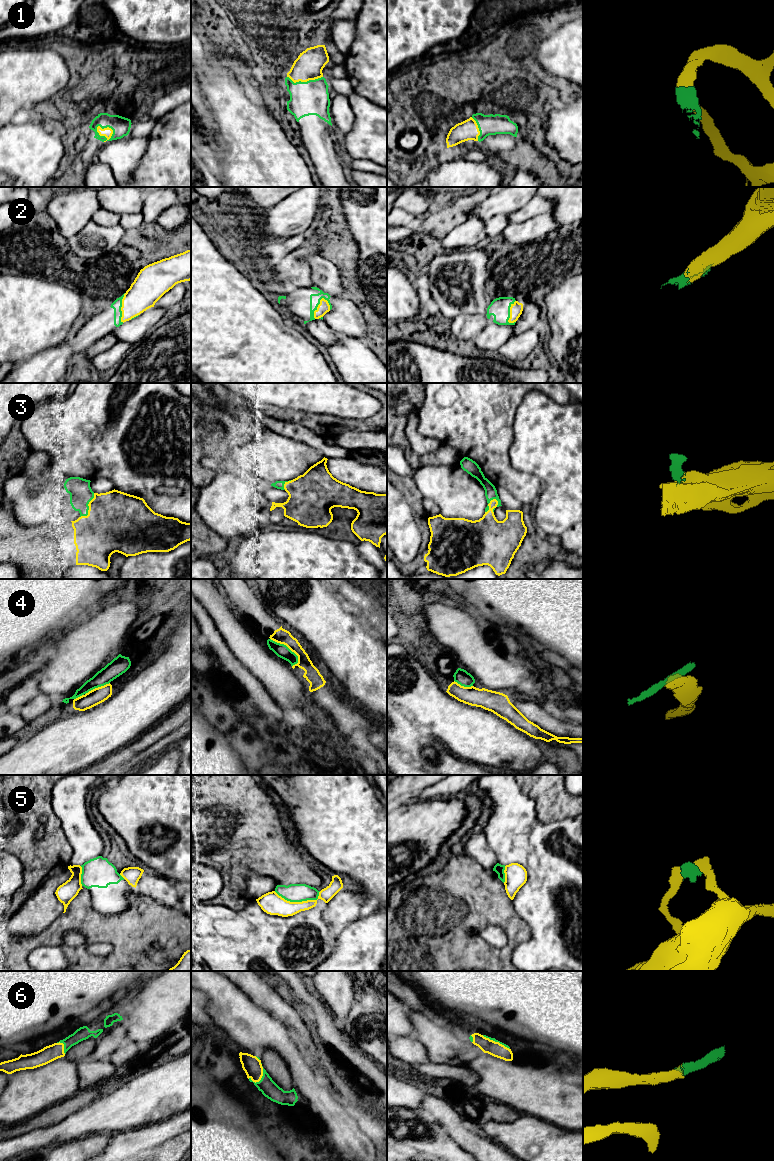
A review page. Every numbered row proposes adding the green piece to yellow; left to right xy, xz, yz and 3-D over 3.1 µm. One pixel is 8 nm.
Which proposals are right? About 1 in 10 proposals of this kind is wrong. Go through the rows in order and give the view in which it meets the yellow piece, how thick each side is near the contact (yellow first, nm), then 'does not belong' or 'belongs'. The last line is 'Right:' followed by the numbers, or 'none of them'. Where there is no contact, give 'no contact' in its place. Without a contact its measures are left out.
1: contact in xy; calibres 80 and 150 nm; belongs
2: contact in xz; calibres 90 and 80 nm; belongs
3: contact in xy; calibres 480 and 180 nm; belongs
4: contact in xz; calibres 120 and 110 nm; does not belong
5: contact in xz; calibres 170 and 140 nm; does not belong
6: contact in xz; calibres 150 and 140 nm; belongs
Right: 1, 2, 3, 6

